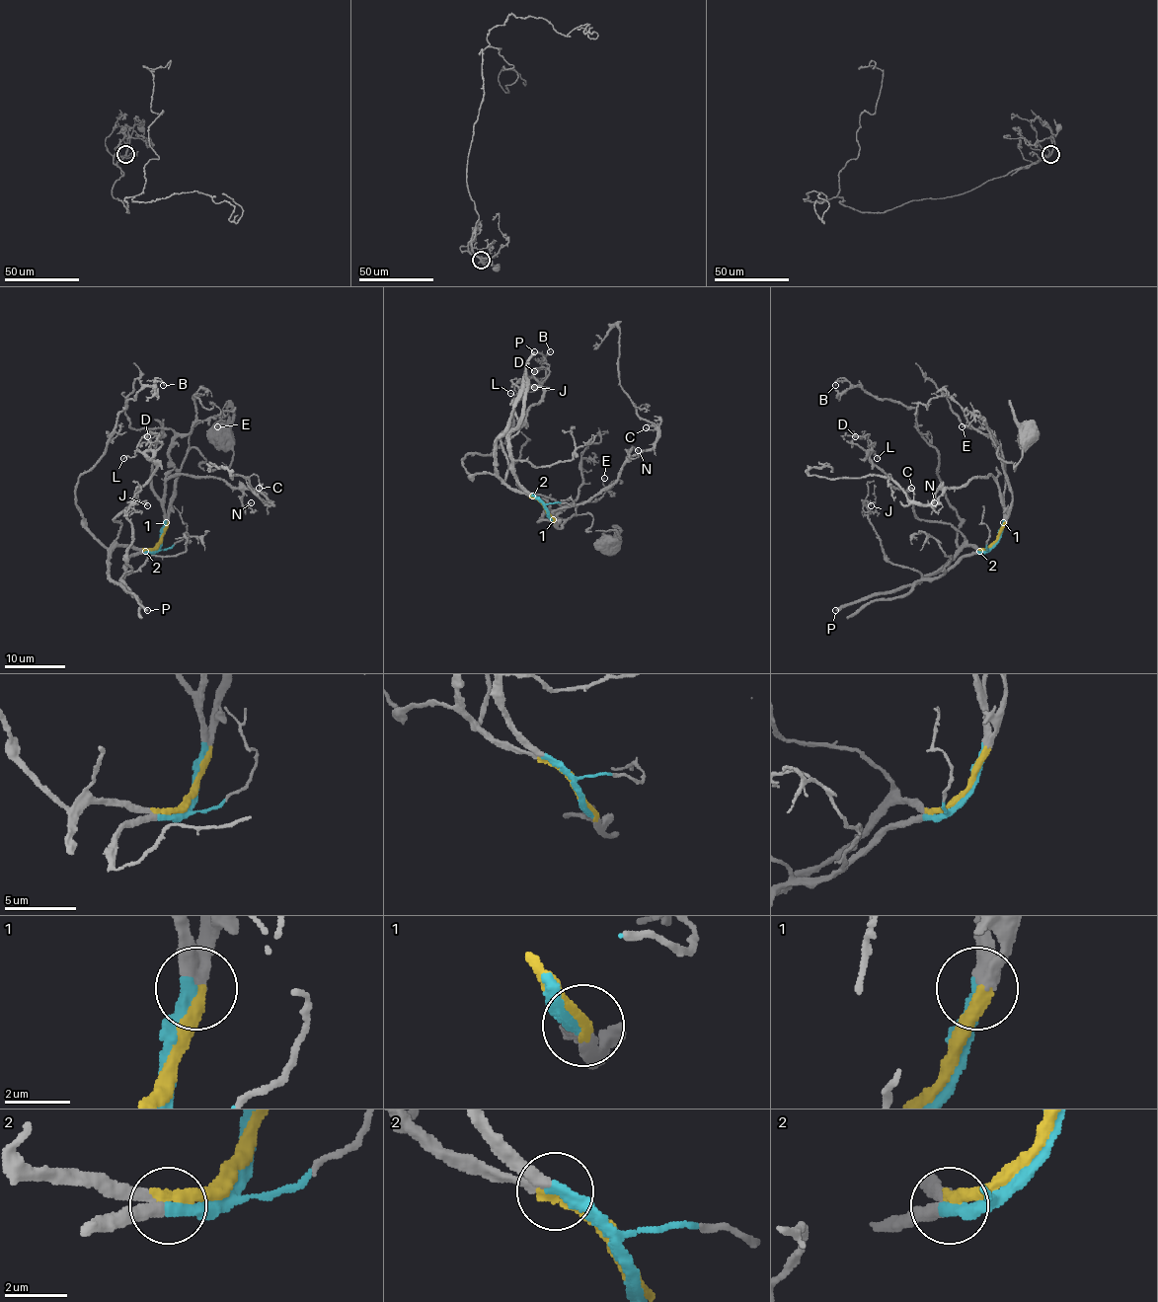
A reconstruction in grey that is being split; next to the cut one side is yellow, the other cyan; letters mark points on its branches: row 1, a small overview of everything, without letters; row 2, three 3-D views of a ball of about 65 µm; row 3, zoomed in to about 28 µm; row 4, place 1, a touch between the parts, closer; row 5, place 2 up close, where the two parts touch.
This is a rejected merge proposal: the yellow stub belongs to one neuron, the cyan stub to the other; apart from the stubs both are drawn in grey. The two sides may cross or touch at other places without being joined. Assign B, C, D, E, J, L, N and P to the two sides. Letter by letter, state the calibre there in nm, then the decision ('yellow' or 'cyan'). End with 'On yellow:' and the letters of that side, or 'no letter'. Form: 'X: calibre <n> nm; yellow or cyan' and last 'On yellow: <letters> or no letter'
B: calibre 100 nm; yellow
C: calibre 190 nm; cyan
D: calibre 130 nm; yellow
E: calibre 130 nm; yellow
J: calibre 150 nm; cyan
L: calibre 120 nm; yellow
N: calibre 150 nm; cyan
P: calibre 320 nm; yellow
On yellow: B, D, E, L, P

